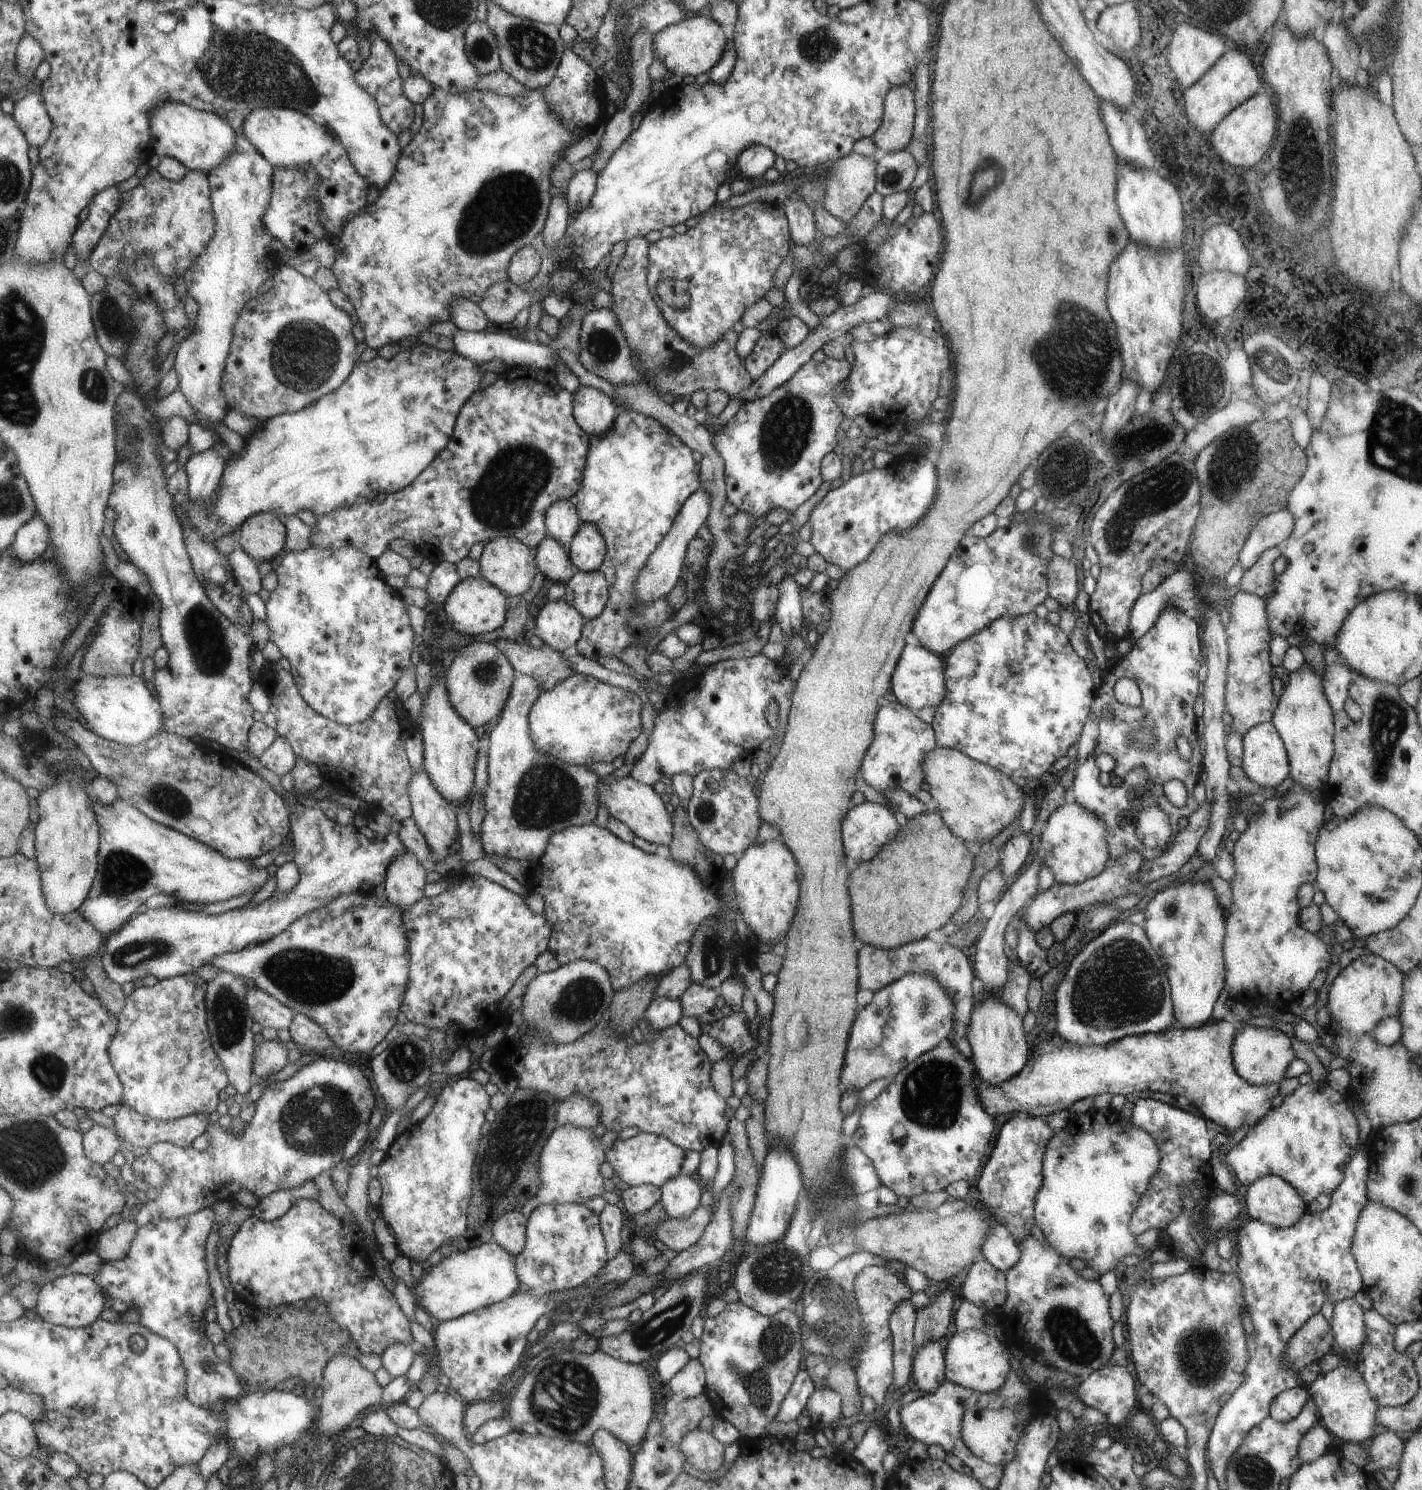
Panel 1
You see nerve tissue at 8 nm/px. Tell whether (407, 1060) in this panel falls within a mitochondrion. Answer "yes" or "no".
yes

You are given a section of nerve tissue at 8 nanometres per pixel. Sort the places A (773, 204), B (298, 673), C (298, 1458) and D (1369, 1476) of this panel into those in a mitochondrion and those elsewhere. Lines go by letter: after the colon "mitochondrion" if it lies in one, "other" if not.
A: other
B: other
C: other
D: other

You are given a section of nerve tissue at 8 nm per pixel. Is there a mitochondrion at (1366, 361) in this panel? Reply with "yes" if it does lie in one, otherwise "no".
no

